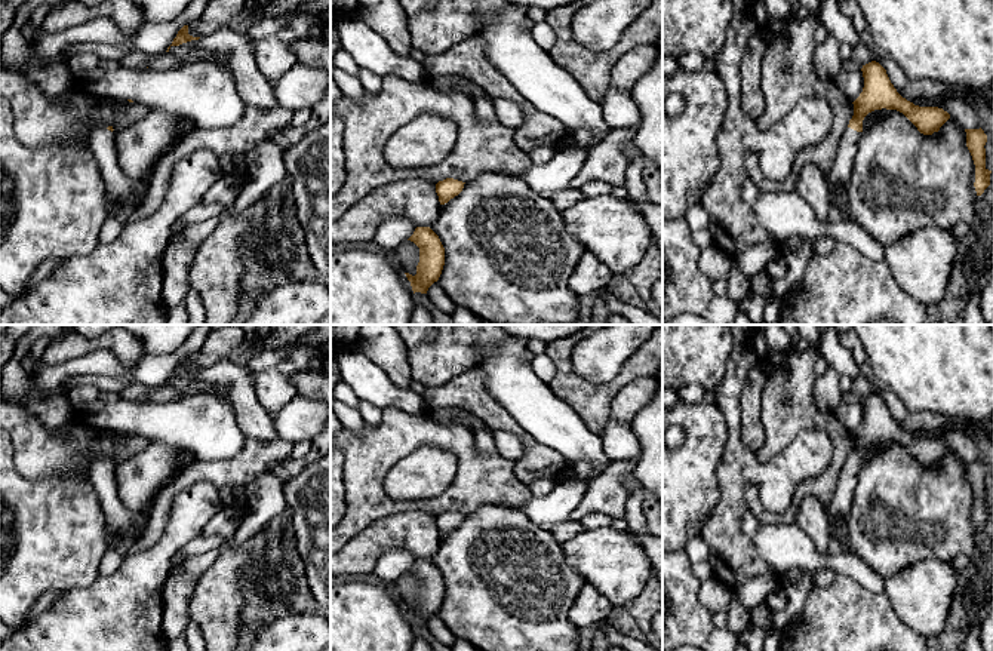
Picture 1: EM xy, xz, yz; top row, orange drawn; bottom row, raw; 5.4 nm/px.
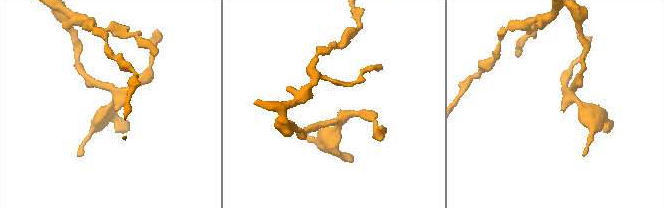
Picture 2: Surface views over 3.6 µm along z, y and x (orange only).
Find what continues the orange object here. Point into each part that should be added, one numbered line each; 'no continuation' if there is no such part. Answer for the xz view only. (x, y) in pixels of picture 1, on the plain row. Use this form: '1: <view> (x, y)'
no continuation

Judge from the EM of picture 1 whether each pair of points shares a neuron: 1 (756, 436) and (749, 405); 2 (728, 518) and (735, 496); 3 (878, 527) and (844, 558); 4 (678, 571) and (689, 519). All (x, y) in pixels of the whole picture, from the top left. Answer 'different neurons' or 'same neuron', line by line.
1: same neuron
2: same neuron
3: different neurons
4: different neurons

